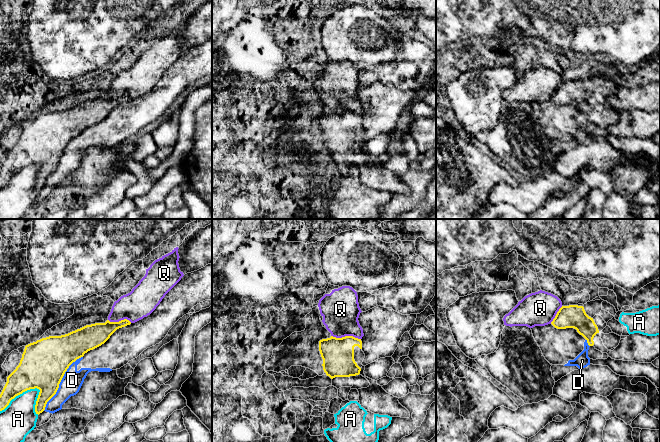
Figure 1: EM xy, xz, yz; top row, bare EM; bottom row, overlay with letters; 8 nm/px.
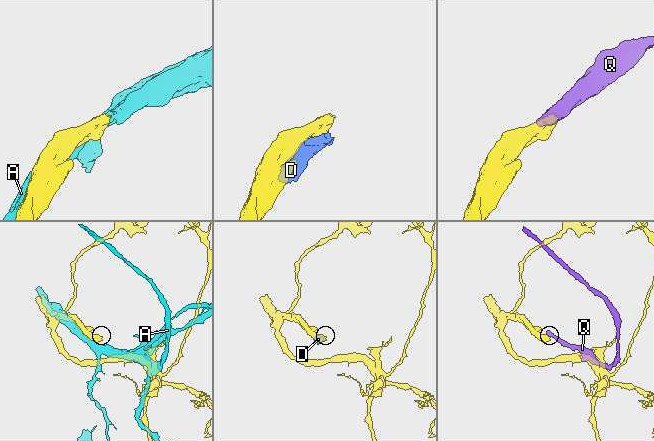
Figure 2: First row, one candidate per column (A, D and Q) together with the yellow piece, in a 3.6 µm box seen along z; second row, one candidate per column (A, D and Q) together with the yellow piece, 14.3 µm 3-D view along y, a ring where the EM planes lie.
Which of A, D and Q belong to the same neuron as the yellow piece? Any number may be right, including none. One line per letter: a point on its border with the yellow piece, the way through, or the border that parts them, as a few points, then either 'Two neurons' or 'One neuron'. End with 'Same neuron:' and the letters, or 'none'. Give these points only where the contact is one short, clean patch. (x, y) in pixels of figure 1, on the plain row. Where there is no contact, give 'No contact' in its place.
A: Touches yellow at xy (19, 170). Two neurons
D: Touches yellow at xy (60, 157). Two neurons
Q: Touches yellow at xz (346, 112). Boundary: xz (331, 111), (336, 113), (354, 112), (360, 115). Two neurons
Same neuron: none

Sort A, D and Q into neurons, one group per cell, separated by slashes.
A / D / Q

